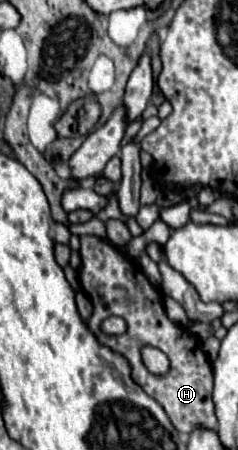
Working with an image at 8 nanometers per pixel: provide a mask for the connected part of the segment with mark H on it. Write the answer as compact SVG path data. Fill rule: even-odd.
M84 235L84 237L80 237L80 243L82 243L82 247L80 247L80 285L82 285L82 289L86 291L88 299L92 301L92 307L94 307L92 317L88 319L88 327L90 327L92 335L98 339L100 345L104 345L104 347L112 349L114 353L120 353L122 357L126 357L126 361L128 361L128 365L130 365L130 369L132 369L132 379L134 379L152 399L156 399L156 401L164 407L164 411L166 411L166 415L170 417L172 425L174 425L180 433L192 433L194 427L202 427L202 429L216 431L218 425L216 425L214 403L212 403L212 387L214 387L212 365L210 365L206 353L204 353L202 347L200 347L200 339L198 339L198 337L192 337L188 331L180 329L178 325L174 325L174 323L168 319L168 315L166 315L166 311L164 311L164 297L162 297L160 289L156 289L156 287L146 279L146 275L144 275L142 271L138 271L138 265L136 265L134 261L130 263L130 259L128 259L126 255L122 255L116 247L104 243L100 237L88 237L88 235ZM110 315L118 315L118 317L122 317L122 319L126 321L128 329L126 329L124 335L108 337L108 335L104 335L104 333L100 331L100 323L102 323L106 317L110 317ZM146 345L158 347L160 351L164 351L164 353L168 355L168 359L170 359L170 371L168 371L164 377L156 377L156 375L148 373L148 369L144 367L144 363L142 363L142 353L140 353L140 351L142 351Z

